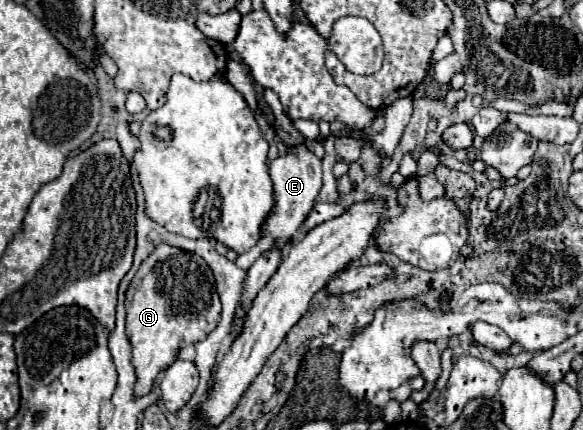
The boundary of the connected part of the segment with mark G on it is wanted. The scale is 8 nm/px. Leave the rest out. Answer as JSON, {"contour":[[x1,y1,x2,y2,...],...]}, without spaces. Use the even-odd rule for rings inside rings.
{"contour":[[154,247,136,271,126,291,126,335,132,345,132,367,136,371,134,397,148,395,160,371,176,361,182,347,204,341,220,321,220,299,210,267,196,253,170,247]]}

